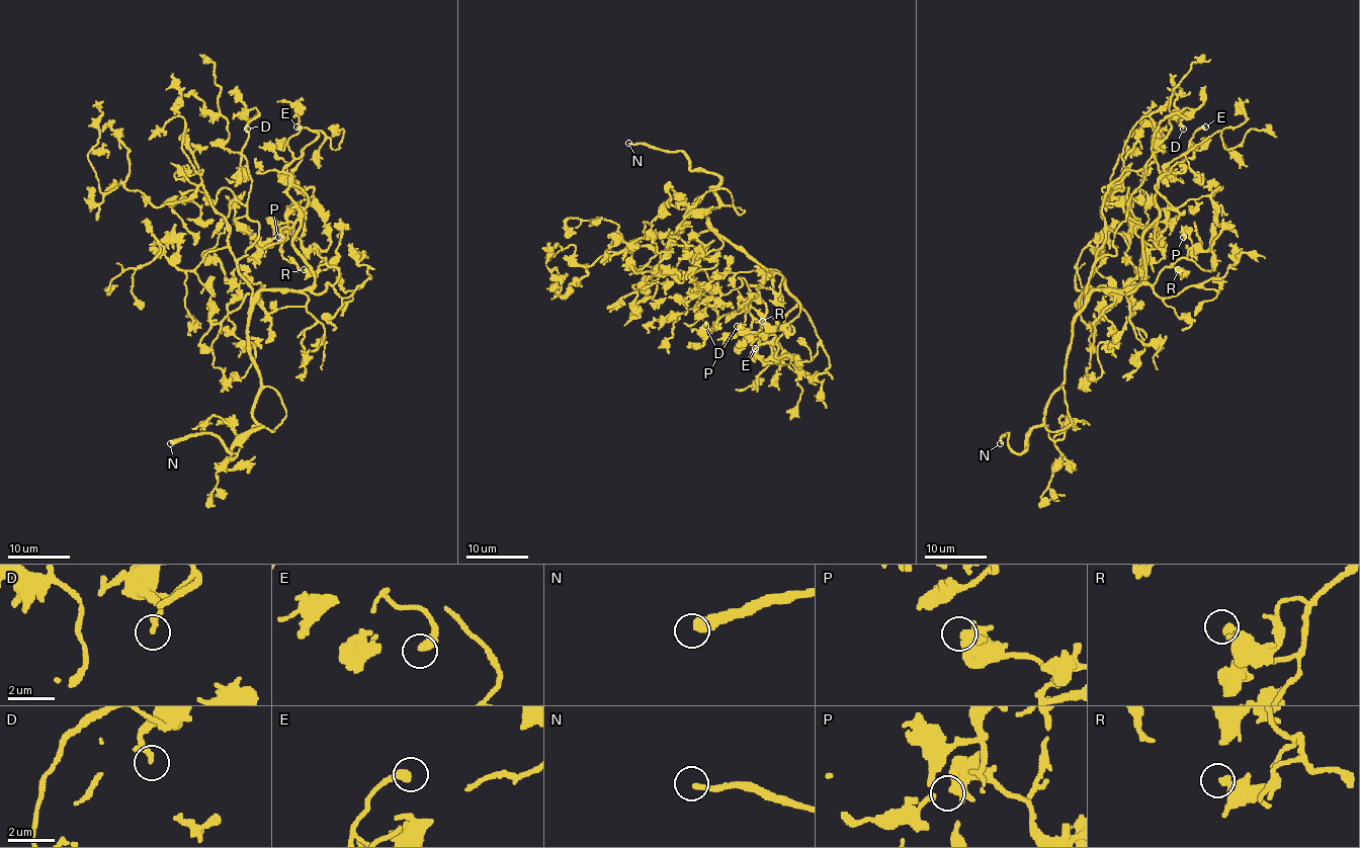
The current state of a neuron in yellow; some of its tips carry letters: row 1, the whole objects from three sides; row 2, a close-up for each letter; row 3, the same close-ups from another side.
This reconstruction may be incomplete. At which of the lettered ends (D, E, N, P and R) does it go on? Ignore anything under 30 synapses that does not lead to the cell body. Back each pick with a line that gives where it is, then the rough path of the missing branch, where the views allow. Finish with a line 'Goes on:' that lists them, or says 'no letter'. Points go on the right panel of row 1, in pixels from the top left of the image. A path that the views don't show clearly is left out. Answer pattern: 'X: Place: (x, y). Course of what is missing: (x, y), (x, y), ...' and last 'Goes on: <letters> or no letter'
E: Place: (1205, 126). Course of what is missing: (1205, 126), (1208, 130), (1217, 116), (1216, 95)
N: Place: (1000, 443). Course of what is missing: (1000, 443), (987, 389), (971, 379), (952, 360)
Goes on: E, N

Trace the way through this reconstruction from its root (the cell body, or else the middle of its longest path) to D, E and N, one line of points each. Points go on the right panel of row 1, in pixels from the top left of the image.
D: (1089, 292), (1094, 263), (1115, 254), (1114, 232), (1143, 178), (1154, 132), (1172, 112), (1188, 117), (1183, 129)
E: (1089, 292), (1131, 288), (1143, 279), (1142, 235), (1158, 217), (1158, 180), (1188, 149), (1192, 135), (1205, 126)
N: (1089, 292), (1045, 420), (1020, 452), (1009, 446), (1008, 434), (1000, 443)

